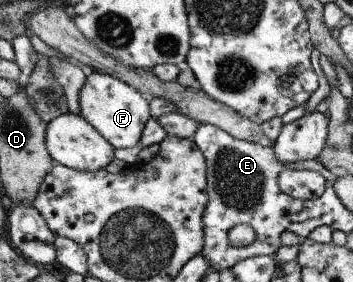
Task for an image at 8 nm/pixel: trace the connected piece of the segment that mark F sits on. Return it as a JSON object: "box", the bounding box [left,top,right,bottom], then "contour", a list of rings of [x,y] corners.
{"box":[79,71,150,151],"contour":[[[93,71],[87,73],[79,91],[81,115],[114,148],[132,148],[136,151],[141,133],[150,115],[150,103],[135,87],[114,76]]]}

